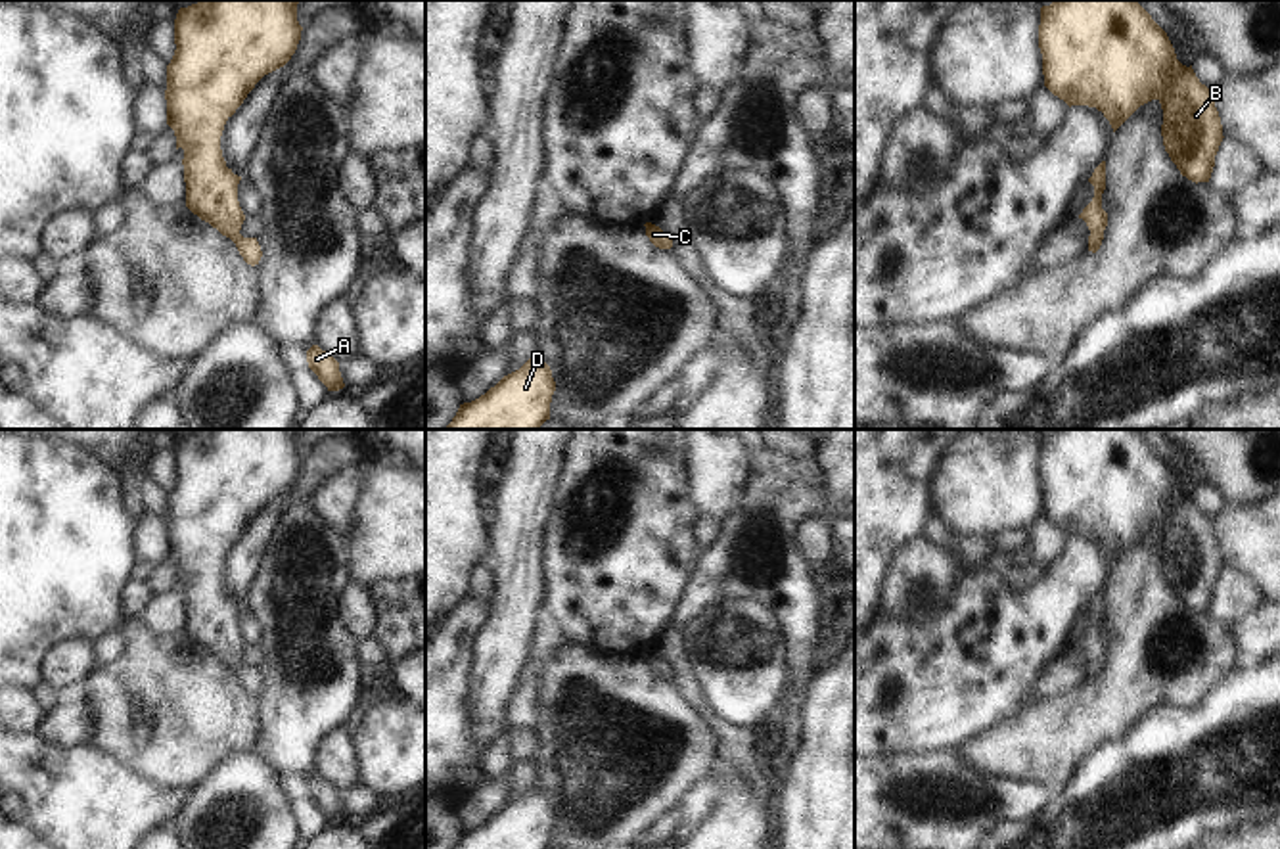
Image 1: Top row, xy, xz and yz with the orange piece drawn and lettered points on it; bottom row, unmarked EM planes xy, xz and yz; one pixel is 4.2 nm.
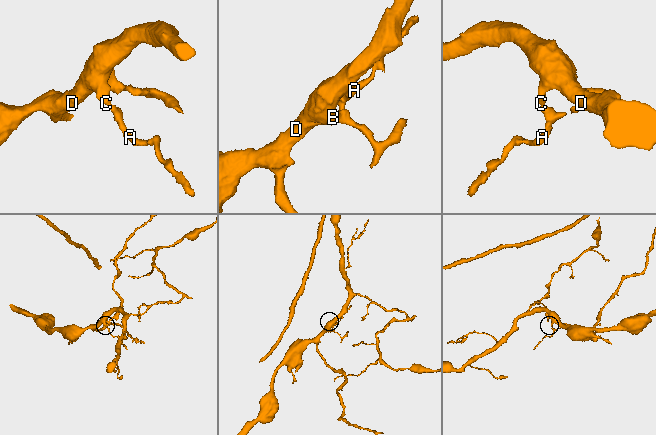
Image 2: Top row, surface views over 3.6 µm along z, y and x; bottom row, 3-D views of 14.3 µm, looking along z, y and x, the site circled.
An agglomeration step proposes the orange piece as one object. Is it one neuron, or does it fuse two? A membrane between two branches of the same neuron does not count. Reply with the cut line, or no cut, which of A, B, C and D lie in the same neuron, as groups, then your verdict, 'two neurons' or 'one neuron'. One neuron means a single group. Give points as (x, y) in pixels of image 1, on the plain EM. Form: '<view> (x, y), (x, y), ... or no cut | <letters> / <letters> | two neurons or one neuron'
no cut | A B C D | one neuron

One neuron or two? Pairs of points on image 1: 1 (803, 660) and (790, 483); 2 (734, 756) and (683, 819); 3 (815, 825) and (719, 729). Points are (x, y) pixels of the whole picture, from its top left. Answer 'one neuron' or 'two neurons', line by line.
1: one neuron
2: two neurons
3: two neurons

